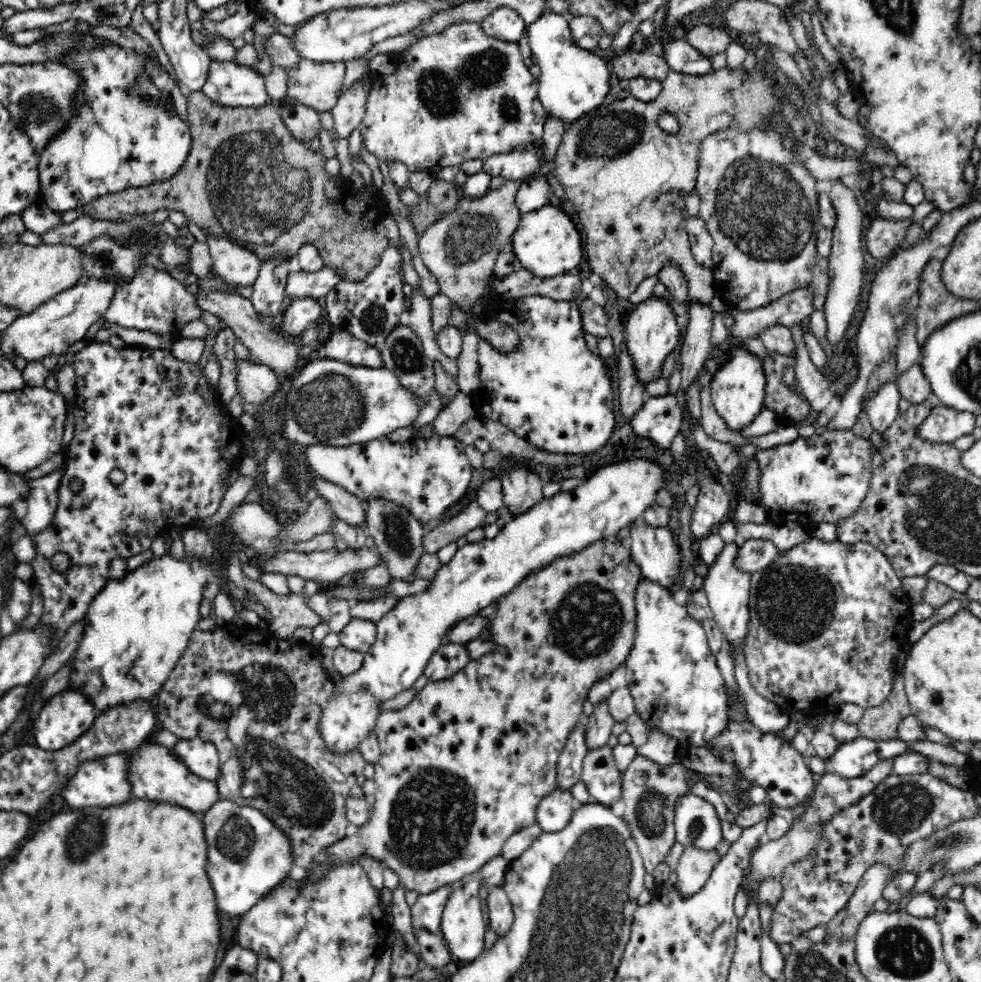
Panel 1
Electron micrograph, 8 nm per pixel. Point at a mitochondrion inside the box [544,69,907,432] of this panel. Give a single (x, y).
(759, 206)

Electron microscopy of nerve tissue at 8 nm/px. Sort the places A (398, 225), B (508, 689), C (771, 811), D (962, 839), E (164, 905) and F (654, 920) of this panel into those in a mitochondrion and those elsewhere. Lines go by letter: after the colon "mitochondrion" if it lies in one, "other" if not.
A: other
B: other
C: other
D: mitochondrion
E: other
F: other

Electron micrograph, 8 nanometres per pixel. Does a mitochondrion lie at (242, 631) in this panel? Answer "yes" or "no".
no

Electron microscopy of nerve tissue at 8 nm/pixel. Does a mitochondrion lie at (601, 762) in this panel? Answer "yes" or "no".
no

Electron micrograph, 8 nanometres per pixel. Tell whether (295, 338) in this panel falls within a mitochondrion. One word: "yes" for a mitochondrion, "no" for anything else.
no

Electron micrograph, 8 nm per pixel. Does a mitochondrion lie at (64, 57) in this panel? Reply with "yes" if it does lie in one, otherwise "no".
no

